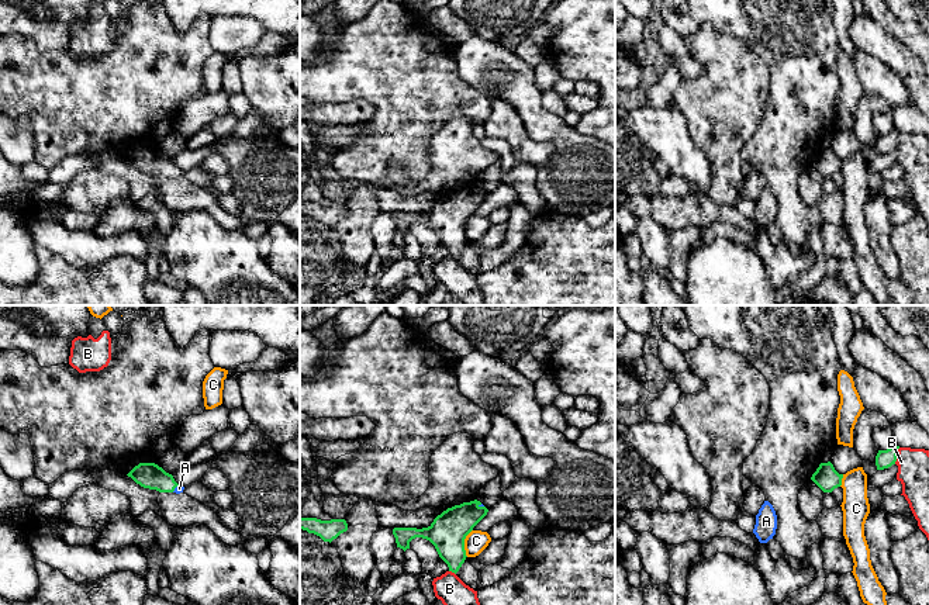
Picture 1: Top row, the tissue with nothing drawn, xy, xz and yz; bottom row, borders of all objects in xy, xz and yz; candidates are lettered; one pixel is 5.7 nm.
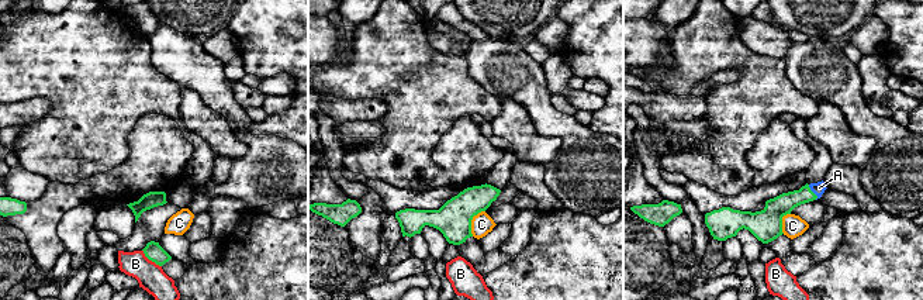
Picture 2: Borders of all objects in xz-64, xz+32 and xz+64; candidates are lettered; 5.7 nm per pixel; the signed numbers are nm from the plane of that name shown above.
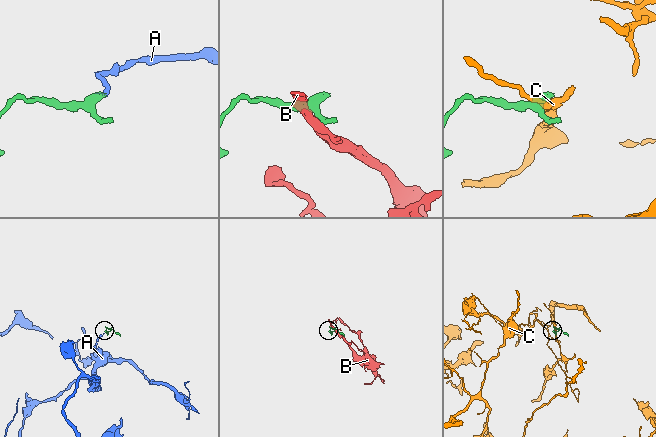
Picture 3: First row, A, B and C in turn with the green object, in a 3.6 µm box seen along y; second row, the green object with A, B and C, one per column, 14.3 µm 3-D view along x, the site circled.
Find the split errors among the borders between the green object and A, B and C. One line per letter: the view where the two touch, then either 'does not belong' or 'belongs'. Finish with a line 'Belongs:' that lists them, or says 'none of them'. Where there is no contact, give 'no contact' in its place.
A: xy | belongs
B: yz | does not belong
C: xz | does not belong
Belongs: A

